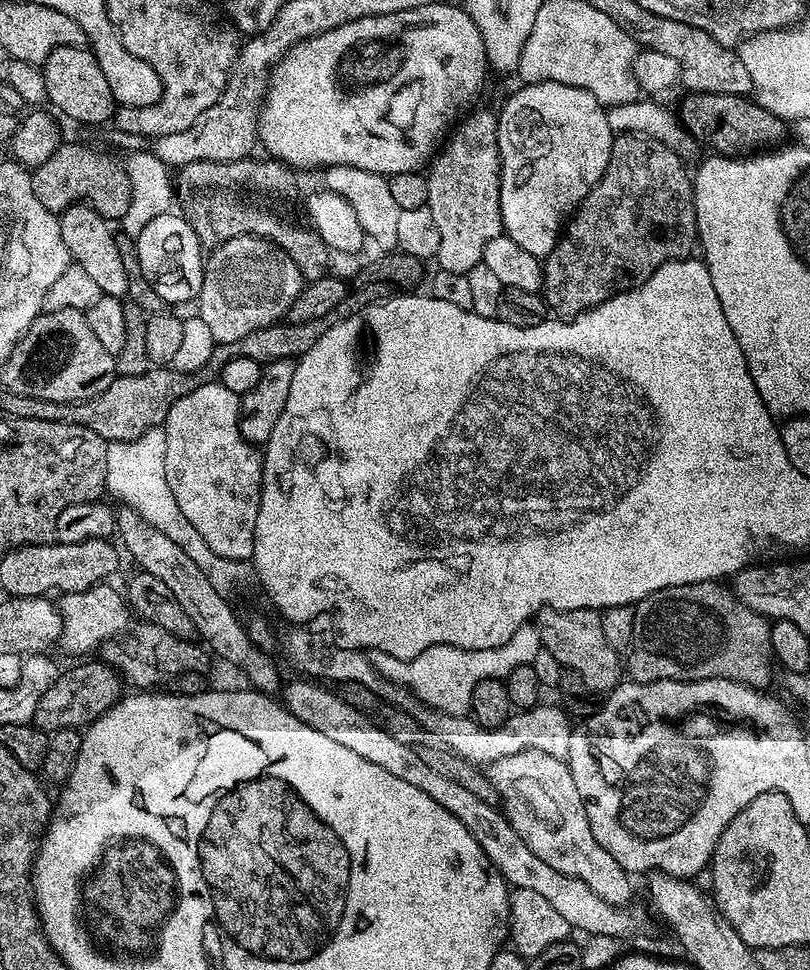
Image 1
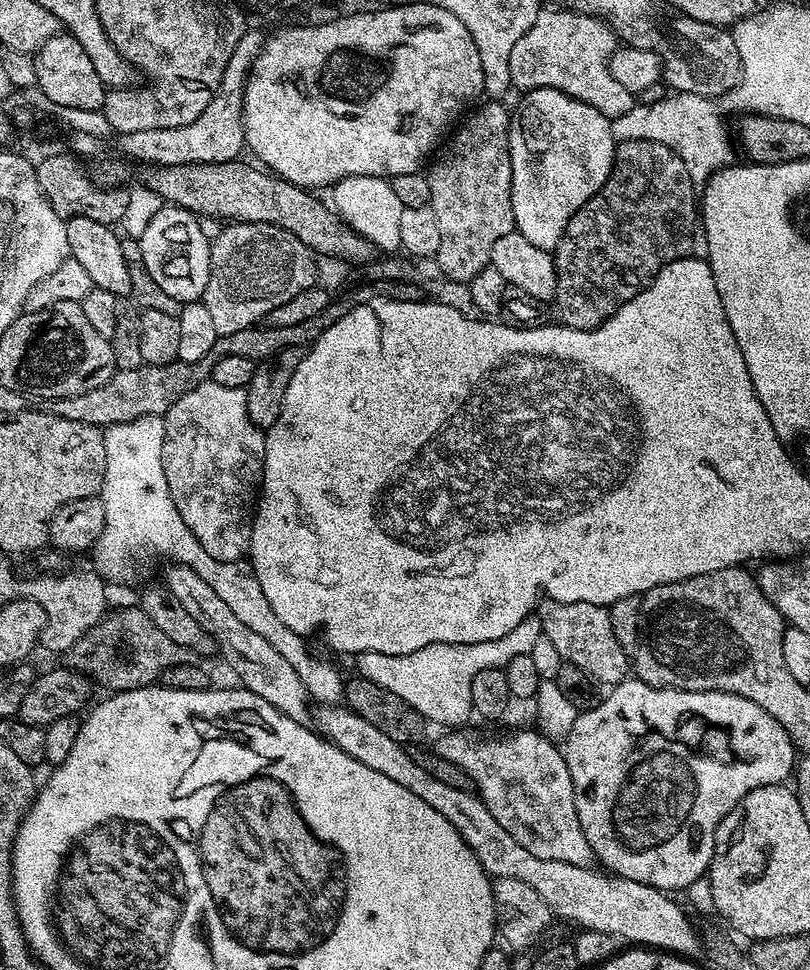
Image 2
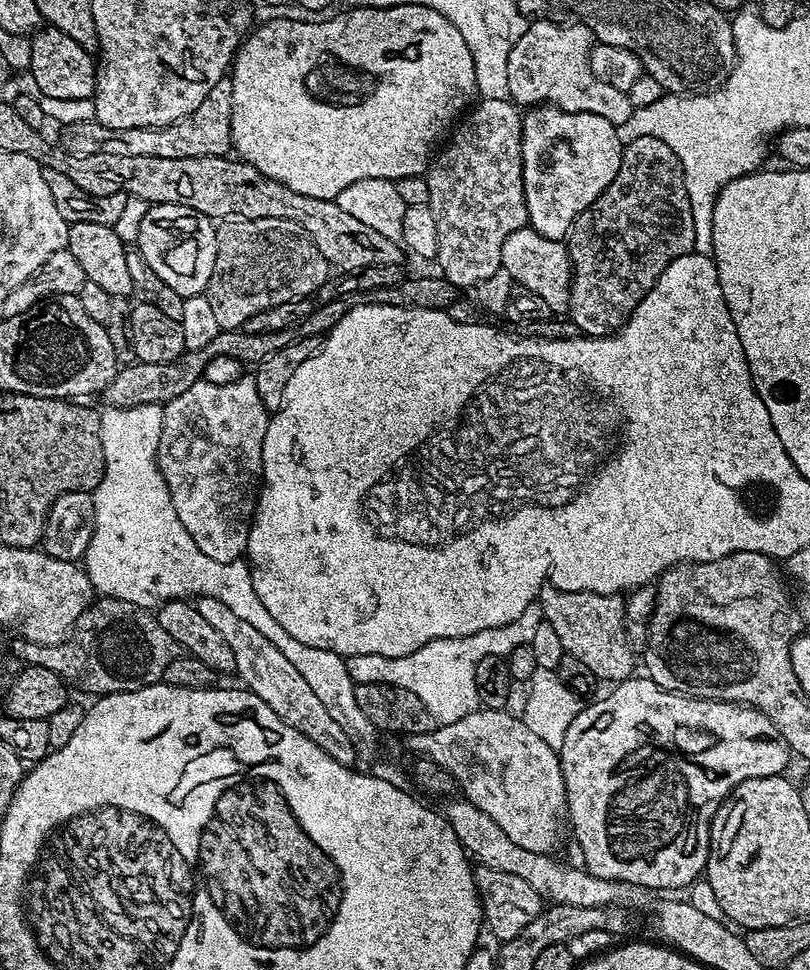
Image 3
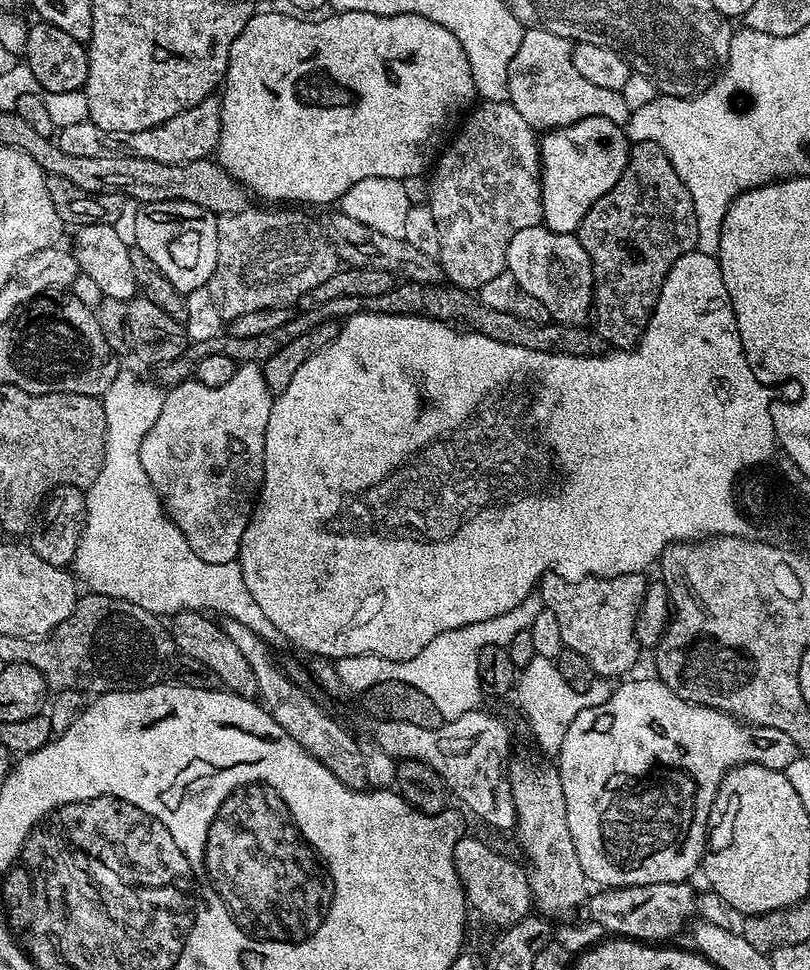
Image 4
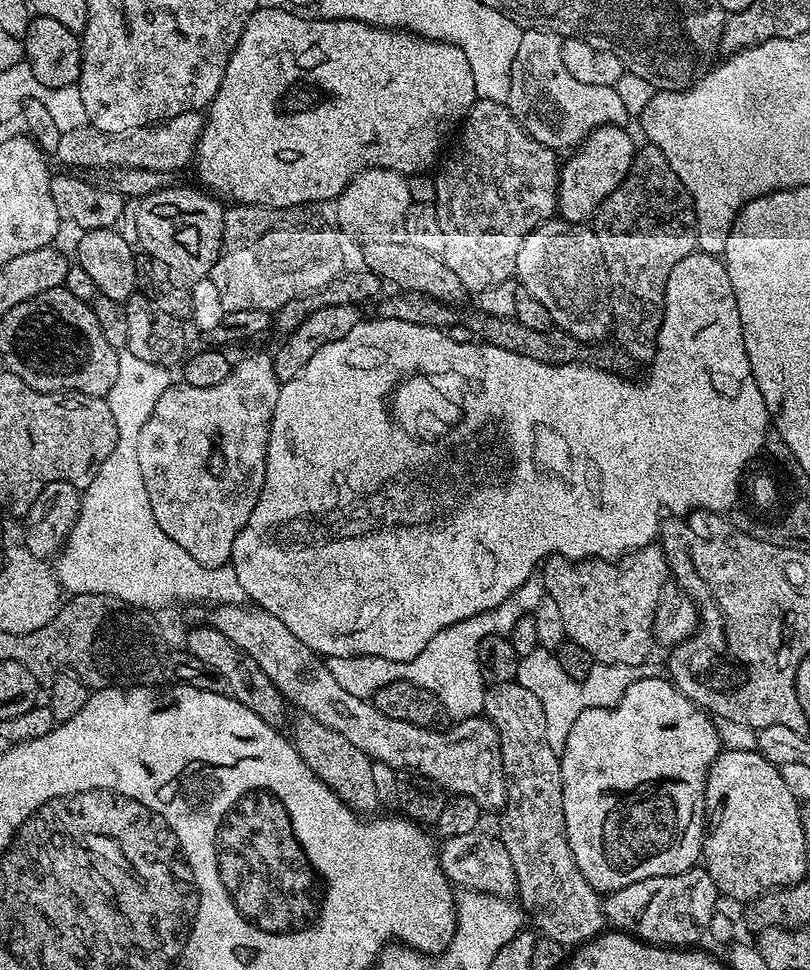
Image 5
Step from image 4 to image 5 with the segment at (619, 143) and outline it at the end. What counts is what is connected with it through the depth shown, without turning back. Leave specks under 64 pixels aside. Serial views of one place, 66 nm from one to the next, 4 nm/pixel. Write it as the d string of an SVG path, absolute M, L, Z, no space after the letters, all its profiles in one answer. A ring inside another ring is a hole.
M603 124L600 128L595 128L569 155L573 156L565 164L563 161L559 165L556 182L559 219L569 220L571 224L591 221L600 203L624 181L638 147L628 130L619 124Z

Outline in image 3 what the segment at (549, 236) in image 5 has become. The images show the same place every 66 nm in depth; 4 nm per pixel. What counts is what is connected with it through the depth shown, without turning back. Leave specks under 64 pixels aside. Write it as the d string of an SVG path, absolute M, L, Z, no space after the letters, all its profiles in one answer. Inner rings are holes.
M531 226L514 230L514 234L502 242L500 267L512 275L521 289L542 298L552 314L567 313L568 299L572 293L572 263L568 249L561 241L542 238Z

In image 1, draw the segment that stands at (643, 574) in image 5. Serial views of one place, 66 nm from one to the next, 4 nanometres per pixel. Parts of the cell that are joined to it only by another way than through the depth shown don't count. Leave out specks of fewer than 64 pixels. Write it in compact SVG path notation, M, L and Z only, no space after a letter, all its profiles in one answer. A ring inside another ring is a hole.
M543 607L536 613L534 623L540 632L543 651L554 654L561 669L575 672L578 678L582 678L582 682L586 682L591 692L607 694L621 683L622 656L612 649L610 642L606 642L606 634L602 634L602 622L597 609L558 610Z

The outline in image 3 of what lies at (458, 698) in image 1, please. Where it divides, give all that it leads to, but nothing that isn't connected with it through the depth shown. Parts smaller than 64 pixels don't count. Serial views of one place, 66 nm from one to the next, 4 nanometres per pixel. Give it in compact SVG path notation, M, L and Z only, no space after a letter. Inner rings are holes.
M537 602L526 606L522 614L514 622L506 626L498 626L494 630L478 630L478 634L470 634L462 638L442 638L422 646L414 654L406 654L402 658L386 658L382 654L358 654L347 657L348 669L357 684L394 684L416 686L424 684L466 684L474 685L474 670L478 662L487 656L507 658L512 650L523 644L531 645L538 626L544 623L542 606Z

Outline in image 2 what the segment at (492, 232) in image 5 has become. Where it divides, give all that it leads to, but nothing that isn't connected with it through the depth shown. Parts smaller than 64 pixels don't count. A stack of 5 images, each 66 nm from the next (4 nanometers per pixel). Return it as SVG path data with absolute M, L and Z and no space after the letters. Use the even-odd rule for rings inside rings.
M481 103L471 113L473 116L469 115L463 121L465 124L456 133L455 131L451 133L452 145L449 146L448 153L433 166L432 172L427 173L432 199L430 207L434 210L434 218L438 218L438 234L440 235L434 263L450 279L461 280L461 282L472 280L481 270L489 267L494 242L510 234L516 226L512 209L512 167L508 145L510 112L509 109L506 110L500 105L503 103L488 103L492 104Z

